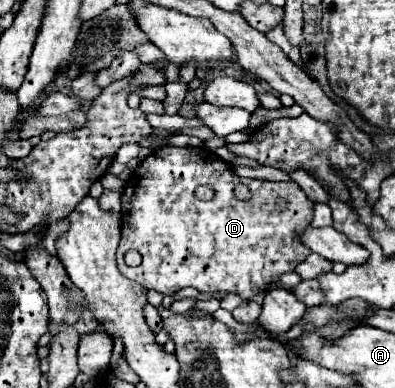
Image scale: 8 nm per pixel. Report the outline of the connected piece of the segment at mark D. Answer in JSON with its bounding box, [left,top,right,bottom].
[116,146,314,300]

